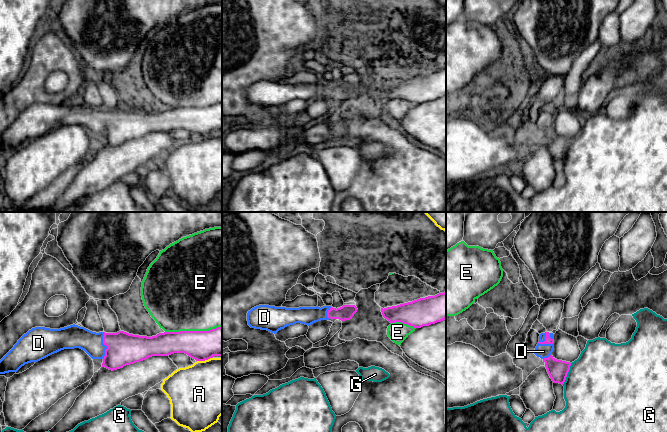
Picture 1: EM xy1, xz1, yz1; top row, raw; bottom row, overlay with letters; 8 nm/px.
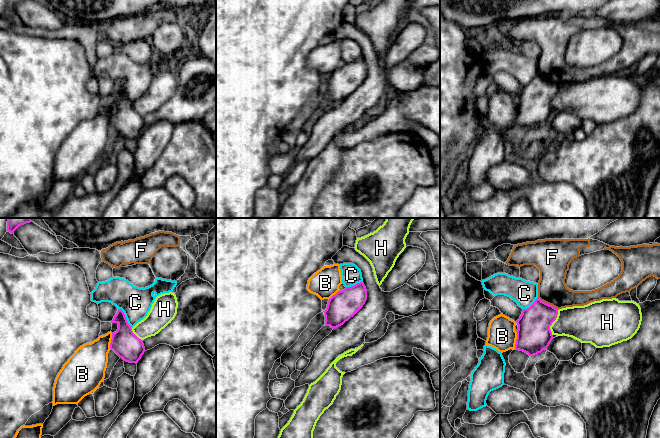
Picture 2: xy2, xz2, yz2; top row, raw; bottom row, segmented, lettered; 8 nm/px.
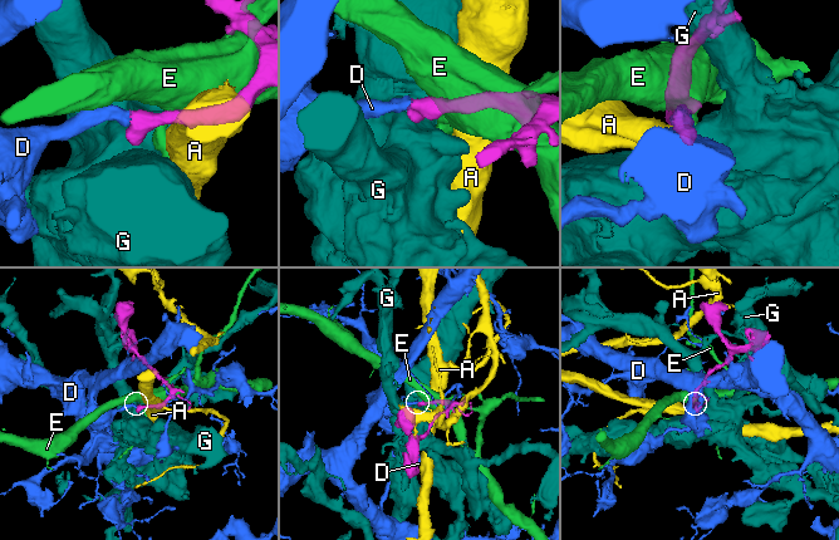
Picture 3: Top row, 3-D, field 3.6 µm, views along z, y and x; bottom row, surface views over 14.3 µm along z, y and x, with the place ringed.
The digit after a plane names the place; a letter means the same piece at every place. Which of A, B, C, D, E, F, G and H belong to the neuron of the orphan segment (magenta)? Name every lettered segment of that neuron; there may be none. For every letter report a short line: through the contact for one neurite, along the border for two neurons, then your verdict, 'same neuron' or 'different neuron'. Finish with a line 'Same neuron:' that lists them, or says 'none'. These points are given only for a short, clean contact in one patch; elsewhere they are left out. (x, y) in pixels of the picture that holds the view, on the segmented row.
A: line xy1 (212, 357), (197, 361); different neuron
B: line yz2 (517, 332), (514, 348); different neuron
C: different neuron
D: line yz1 (548, 340), (545, 339), (543, 351); same neuron
E: different neuron
F: different neuron
G: different neuron
H: different neuron
Same neuron: D

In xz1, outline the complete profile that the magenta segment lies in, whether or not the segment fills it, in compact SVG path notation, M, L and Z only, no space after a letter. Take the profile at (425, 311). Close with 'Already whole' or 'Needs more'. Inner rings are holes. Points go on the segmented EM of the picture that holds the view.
M446 292L381 308L381 312L390 323L401 322L414 328L429 326L446 319Z. Already whole

